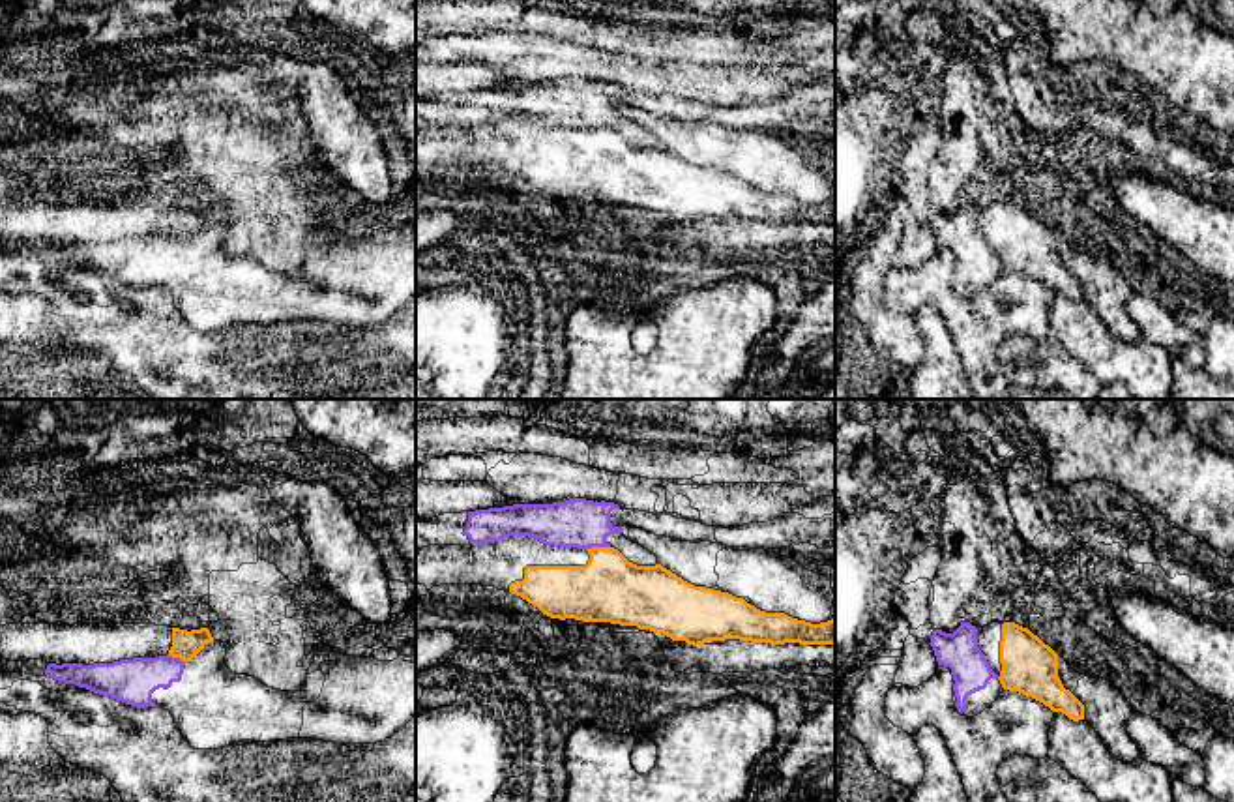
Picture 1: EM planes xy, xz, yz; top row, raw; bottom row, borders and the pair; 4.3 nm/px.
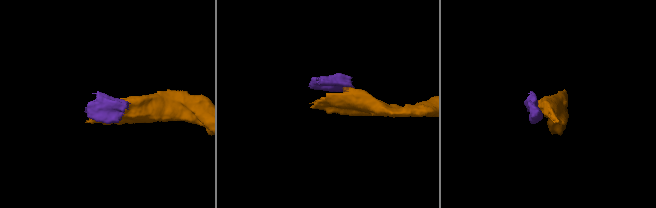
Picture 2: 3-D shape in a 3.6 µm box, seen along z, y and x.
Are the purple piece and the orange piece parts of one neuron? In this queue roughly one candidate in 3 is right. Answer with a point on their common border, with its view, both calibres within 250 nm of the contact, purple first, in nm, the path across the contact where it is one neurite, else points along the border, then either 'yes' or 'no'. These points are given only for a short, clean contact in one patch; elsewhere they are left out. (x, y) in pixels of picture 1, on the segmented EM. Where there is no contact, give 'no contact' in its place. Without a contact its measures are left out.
xz (598, 546) | 220/280 nm | along xz (609, 546), (587, 549) | no

